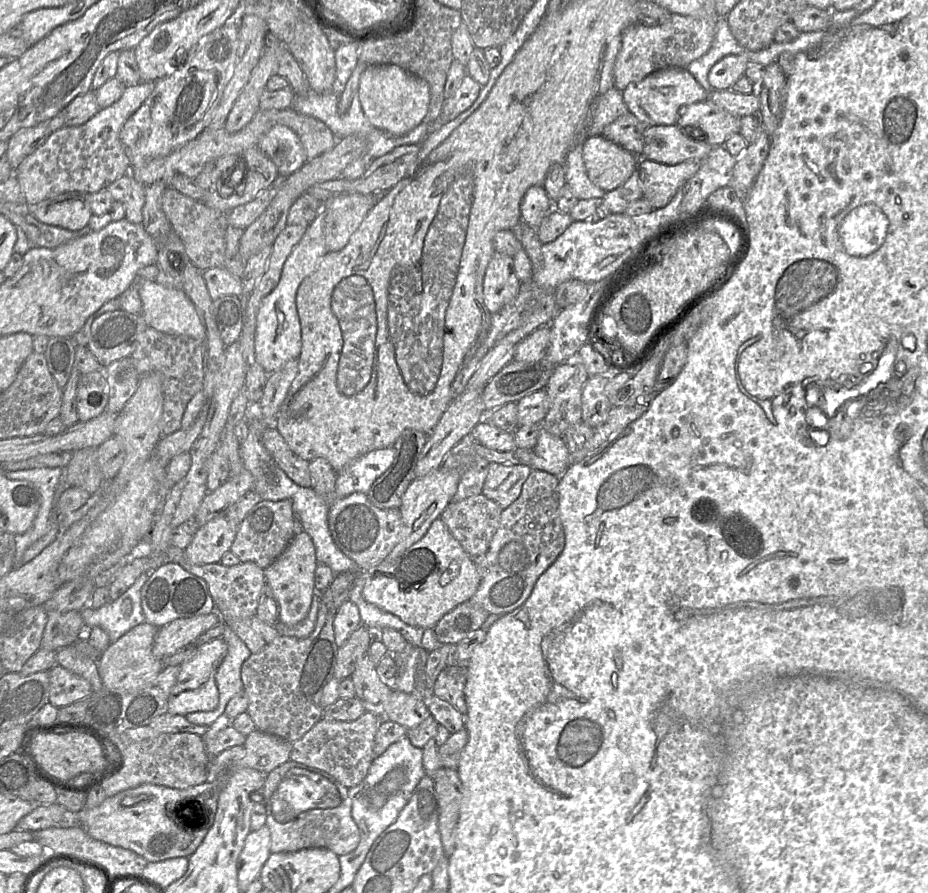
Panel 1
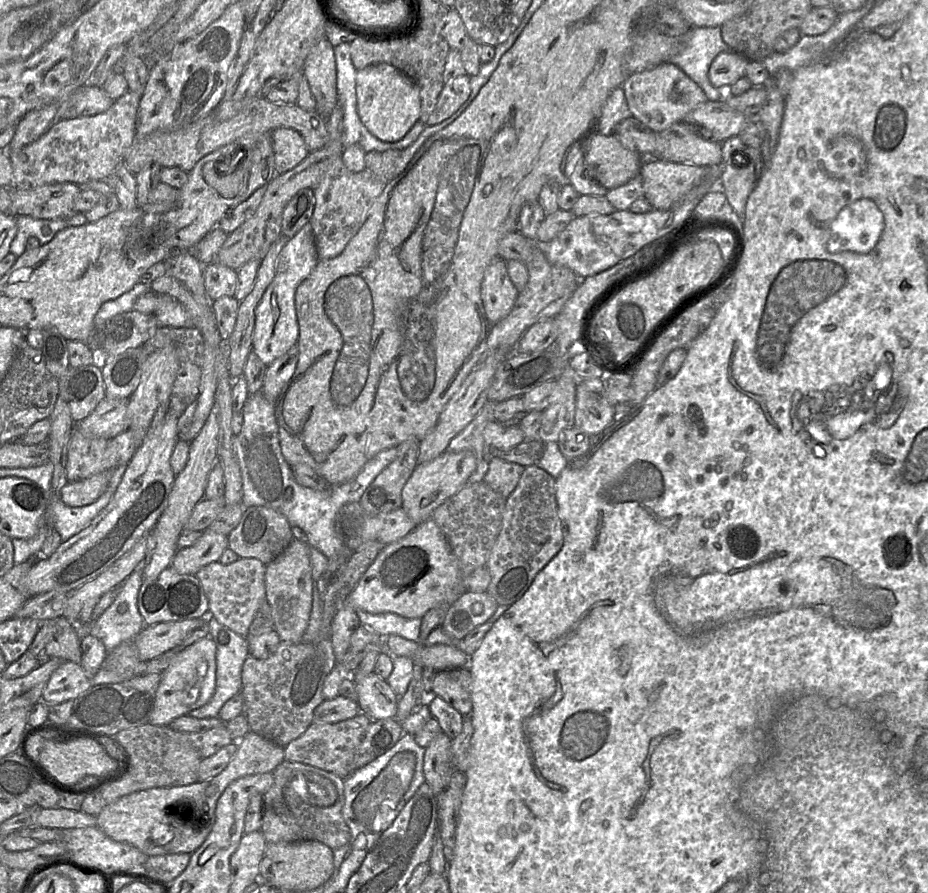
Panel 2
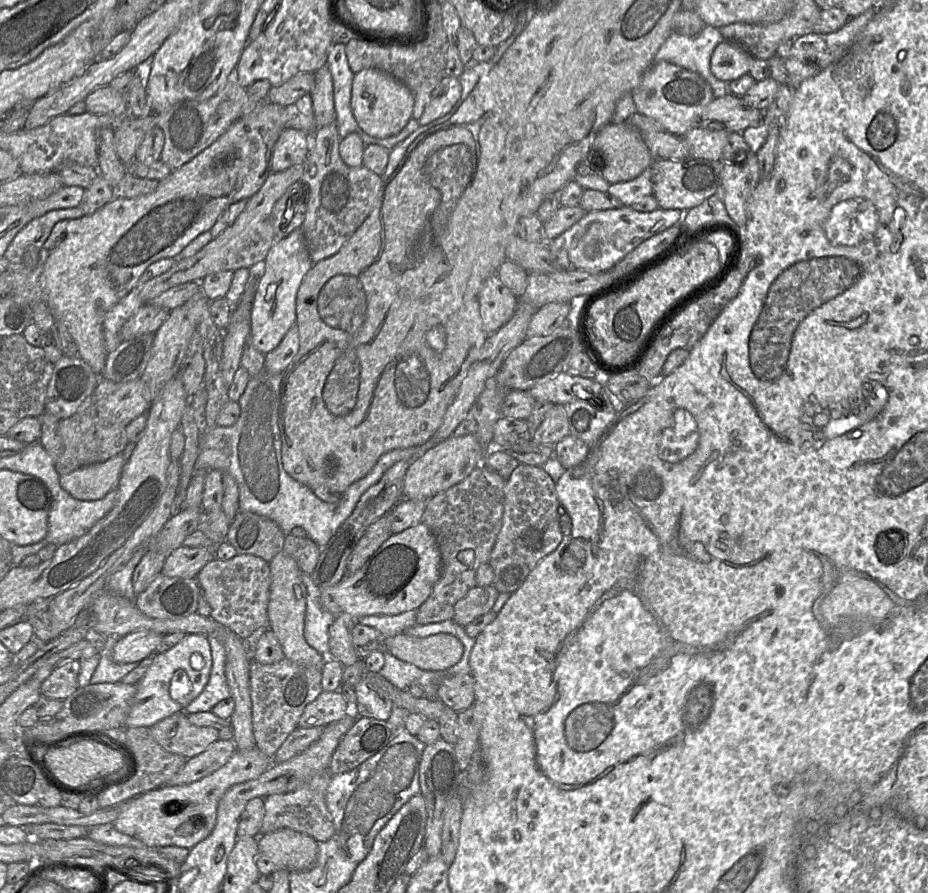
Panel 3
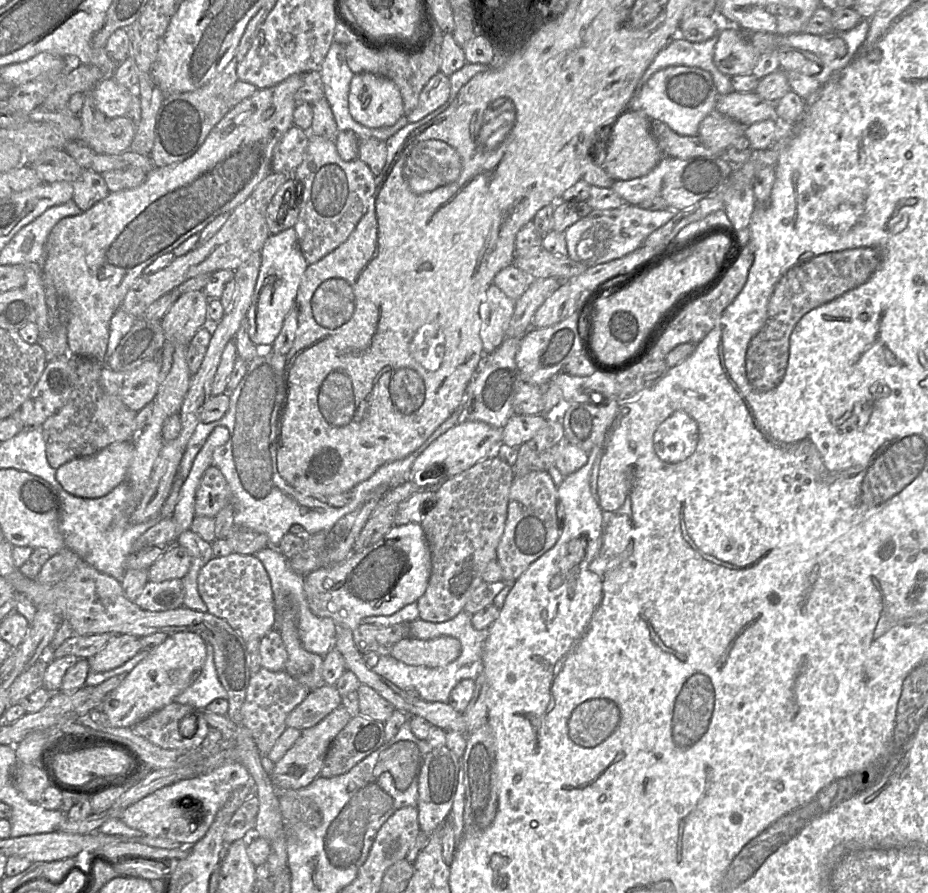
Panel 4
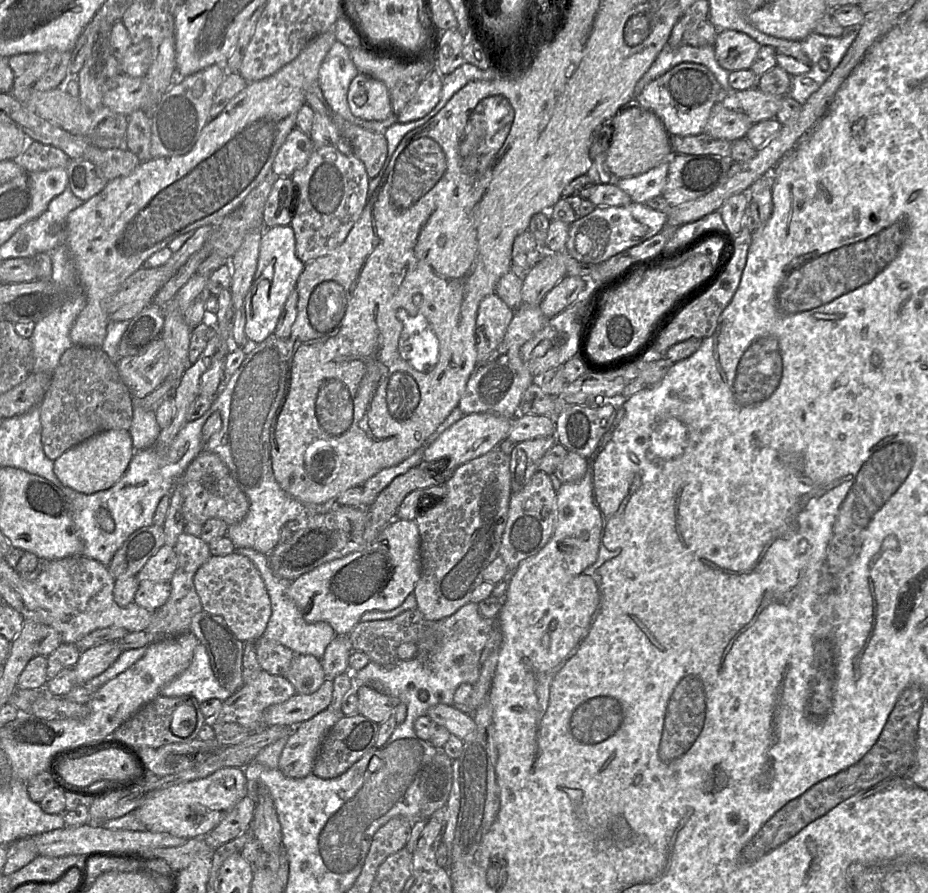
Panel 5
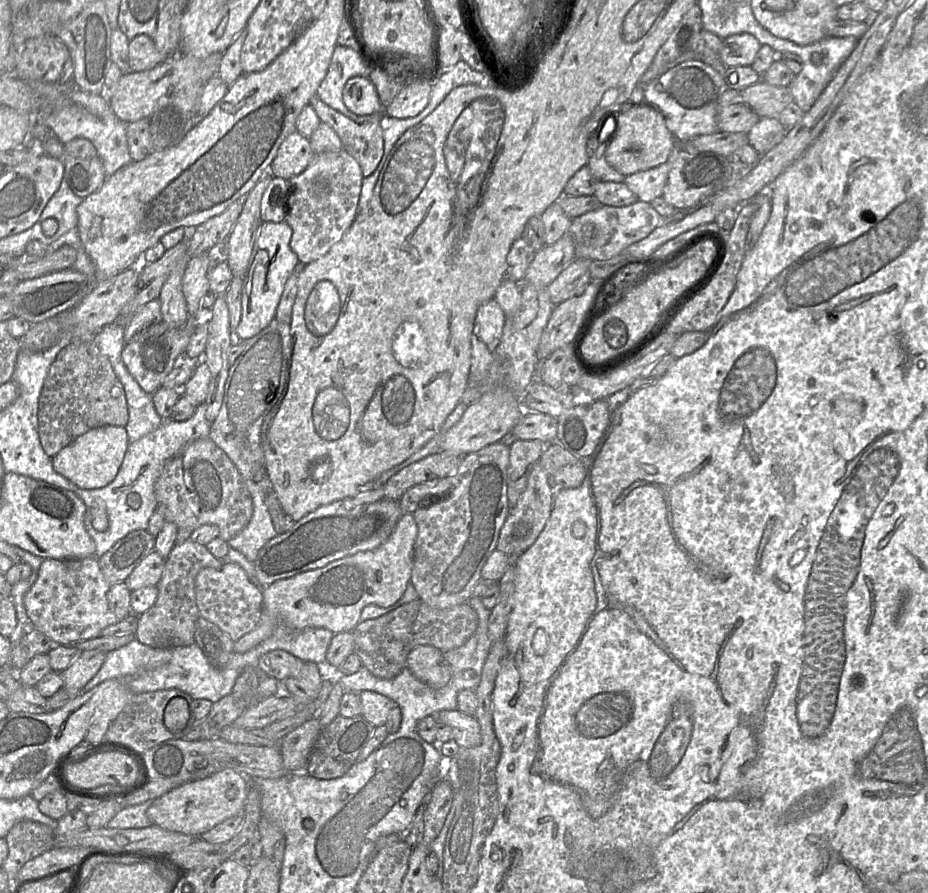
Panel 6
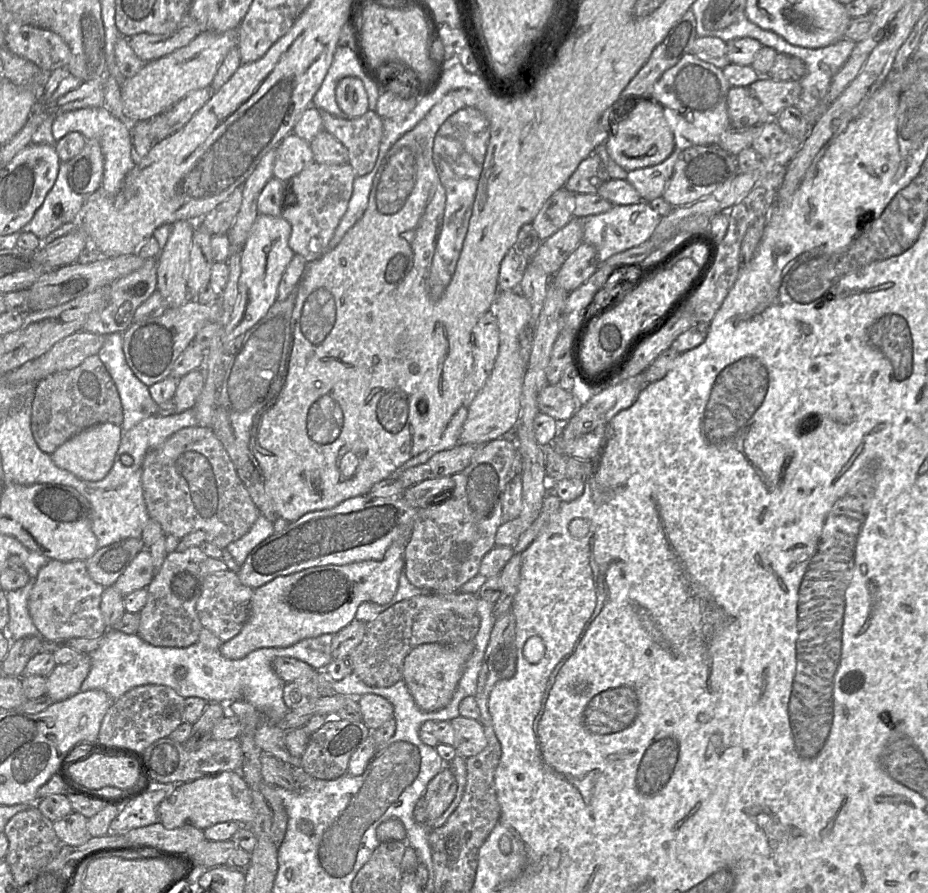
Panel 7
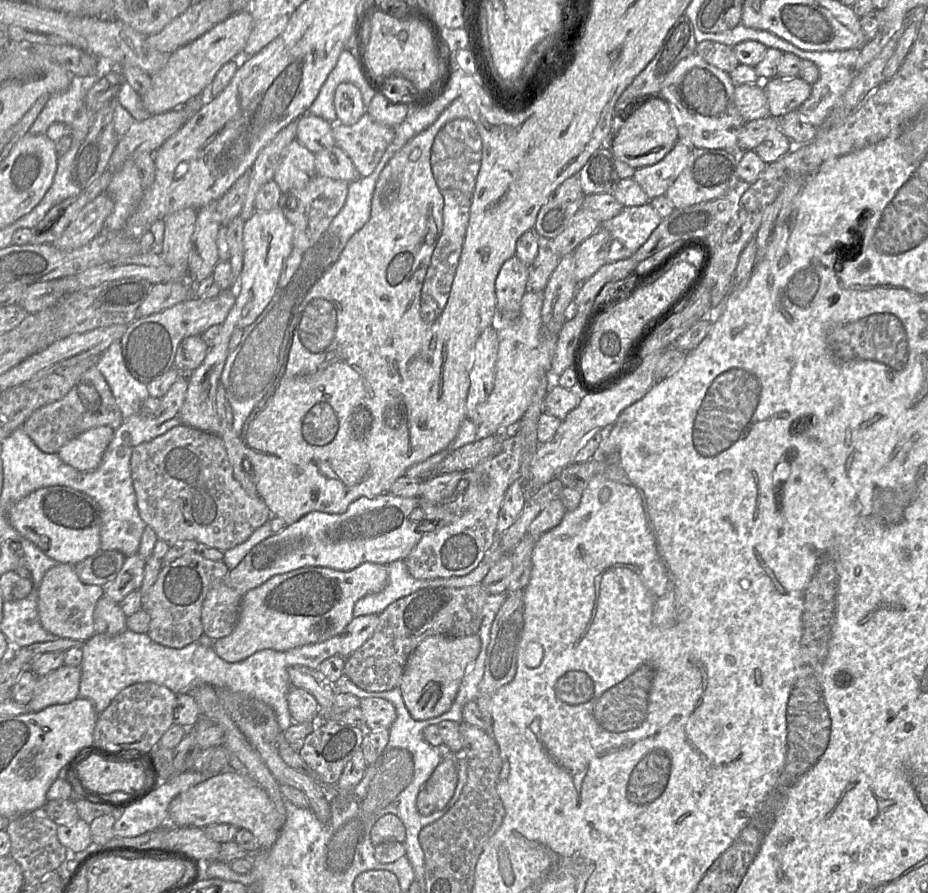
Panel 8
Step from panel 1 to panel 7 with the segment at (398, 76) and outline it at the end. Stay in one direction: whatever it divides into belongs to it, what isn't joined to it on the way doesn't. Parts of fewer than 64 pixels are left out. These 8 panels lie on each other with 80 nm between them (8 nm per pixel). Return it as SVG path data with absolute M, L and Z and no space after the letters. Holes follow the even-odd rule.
M346 77L338 83L336 102L339 108L352 119L361 117L369 109L364 84L356 77Z

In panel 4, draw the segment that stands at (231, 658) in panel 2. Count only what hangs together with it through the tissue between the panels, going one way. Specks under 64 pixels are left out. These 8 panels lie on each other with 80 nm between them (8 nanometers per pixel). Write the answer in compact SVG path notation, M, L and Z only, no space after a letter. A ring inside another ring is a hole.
M209 643L206 645L207 656L201 673L189 687L174 699L174 702L188 704L199 710L205 710L206 706L217 698L228 700L228 693L217 676L213 648Z

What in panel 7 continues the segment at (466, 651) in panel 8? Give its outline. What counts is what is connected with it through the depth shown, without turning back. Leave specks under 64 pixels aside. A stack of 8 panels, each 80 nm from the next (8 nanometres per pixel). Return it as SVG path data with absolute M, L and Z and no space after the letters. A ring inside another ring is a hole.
M472 640L456 645L424 643L410 651L404 660L402 679L421 710L433 712L446 707L450 703L464 666L473 651L474 643Z

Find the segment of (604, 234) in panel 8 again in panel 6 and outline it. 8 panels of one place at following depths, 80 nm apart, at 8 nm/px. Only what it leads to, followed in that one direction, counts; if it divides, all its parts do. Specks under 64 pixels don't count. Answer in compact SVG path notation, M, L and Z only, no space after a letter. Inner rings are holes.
M575 258L547 287L553 306L580 294L591 281L589 263L594 260Z

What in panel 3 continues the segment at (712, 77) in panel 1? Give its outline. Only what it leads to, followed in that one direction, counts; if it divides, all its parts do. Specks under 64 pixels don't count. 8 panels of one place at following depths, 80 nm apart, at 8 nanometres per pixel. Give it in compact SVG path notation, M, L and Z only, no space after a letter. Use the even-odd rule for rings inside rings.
M727 40L719 43L711 56L713 75L724 82L730 82L748 74L755 58L744 48Z

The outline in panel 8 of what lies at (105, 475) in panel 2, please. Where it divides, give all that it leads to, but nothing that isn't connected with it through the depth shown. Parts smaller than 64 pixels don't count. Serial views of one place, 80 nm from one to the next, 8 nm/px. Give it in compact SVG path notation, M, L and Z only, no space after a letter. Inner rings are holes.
M108 426L92 428L67 442L57 455L79 471L93 471L101 463L113 435L114 430Z

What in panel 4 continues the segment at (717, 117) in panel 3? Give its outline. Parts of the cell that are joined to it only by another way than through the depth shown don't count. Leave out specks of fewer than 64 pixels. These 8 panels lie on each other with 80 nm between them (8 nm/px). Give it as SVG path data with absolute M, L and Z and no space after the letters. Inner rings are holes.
M732 91L726 95L719 95L715 110L744 126L749 126L774 117L776 103L761 98L754 91Z

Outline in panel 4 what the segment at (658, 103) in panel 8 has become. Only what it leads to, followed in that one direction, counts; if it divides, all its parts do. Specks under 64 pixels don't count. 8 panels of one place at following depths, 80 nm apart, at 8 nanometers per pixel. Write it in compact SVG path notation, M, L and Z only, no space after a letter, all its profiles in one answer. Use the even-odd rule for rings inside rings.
M625 109L606 136L607 151L603 168L612 180L631 180L648 174L664 157L654 135L651 119L641 110Z

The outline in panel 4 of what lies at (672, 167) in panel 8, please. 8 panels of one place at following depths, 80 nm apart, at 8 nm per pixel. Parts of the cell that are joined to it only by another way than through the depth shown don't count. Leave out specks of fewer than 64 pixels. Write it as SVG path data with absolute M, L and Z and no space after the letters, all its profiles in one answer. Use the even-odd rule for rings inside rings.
M669 157L660 162L645 176L631 180L616 180L611 188L627 204L638 205L644 200L660 195L662 182L668 172Z

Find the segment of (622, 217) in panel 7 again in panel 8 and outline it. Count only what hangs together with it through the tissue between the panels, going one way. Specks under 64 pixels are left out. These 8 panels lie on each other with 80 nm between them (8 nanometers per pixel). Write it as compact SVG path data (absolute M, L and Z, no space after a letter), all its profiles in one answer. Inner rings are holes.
M649 203L624 207L619 214L601 224L611 235L606 262L630 258L661 223L662 217Z

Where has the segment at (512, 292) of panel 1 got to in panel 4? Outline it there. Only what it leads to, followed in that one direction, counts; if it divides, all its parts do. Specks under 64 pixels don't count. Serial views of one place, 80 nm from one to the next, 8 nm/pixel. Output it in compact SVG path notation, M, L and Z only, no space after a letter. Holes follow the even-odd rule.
M491 284L479 305L479 335L483 354L493 352L505 338L505 331L514 312L515 301Z

